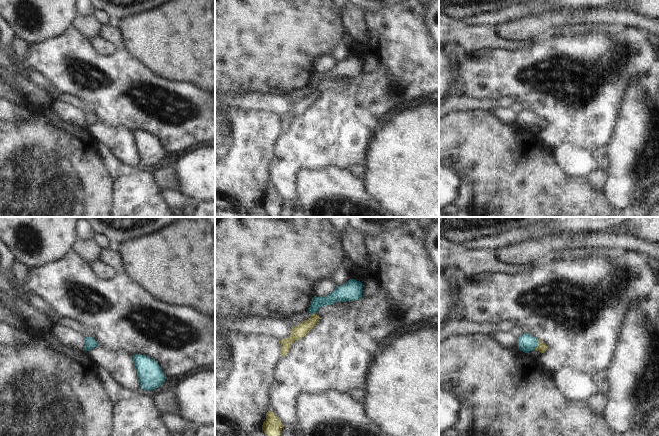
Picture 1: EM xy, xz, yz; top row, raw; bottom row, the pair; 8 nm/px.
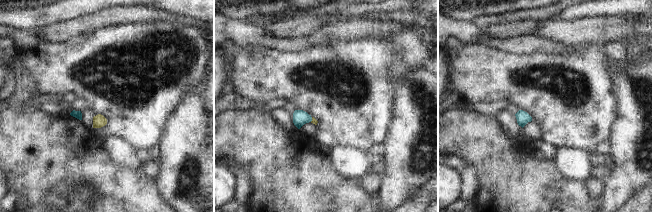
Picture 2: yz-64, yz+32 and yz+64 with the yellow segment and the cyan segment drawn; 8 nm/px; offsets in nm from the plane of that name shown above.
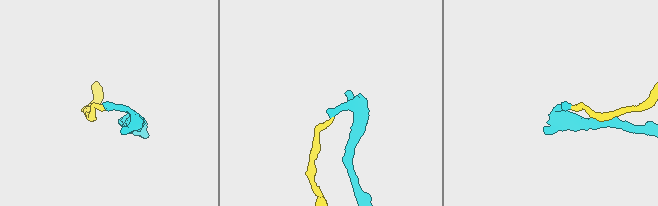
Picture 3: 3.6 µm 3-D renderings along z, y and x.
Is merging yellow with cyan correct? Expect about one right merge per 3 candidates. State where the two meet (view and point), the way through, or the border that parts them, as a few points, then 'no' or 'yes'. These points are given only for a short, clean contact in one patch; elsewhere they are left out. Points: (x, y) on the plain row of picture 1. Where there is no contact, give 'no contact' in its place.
yz (538, 120) | across yz (542, 123), (538, 120), (526, 119) | yes

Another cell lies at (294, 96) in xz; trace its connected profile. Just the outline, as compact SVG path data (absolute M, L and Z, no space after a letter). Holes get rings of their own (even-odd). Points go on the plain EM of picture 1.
M304 86L298 90L291 91L287 93L285 96L283 96L285 101L288 102L298 102L301 100L304 96L308 96L311 93L311 90L308 86Z

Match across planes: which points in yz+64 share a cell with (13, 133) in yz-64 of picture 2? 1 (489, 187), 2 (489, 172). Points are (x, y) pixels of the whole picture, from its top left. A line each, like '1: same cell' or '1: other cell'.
1: same cell
2: same cell

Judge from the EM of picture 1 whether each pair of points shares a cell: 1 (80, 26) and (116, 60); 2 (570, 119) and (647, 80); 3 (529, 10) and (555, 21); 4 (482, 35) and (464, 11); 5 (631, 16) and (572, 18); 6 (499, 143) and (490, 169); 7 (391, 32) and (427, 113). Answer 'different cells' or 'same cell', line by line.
1: different cells
2: different cells
3: different cells
4: different cells
5: same cell
6: same cell
7: different cells

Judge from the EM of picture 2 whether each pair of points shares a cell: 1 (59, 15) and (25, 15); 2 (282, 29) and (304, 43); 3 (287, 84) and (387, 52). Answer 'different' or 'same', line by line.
1: same
2: different
3: same

